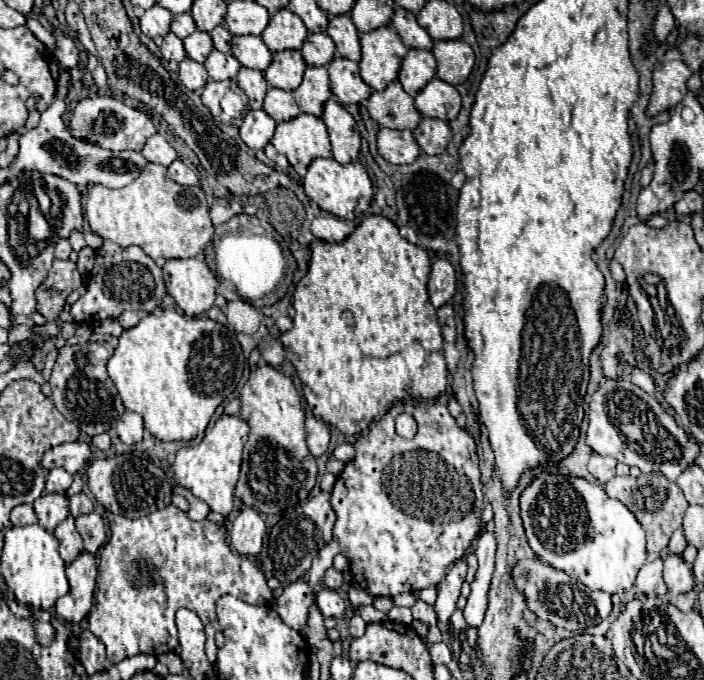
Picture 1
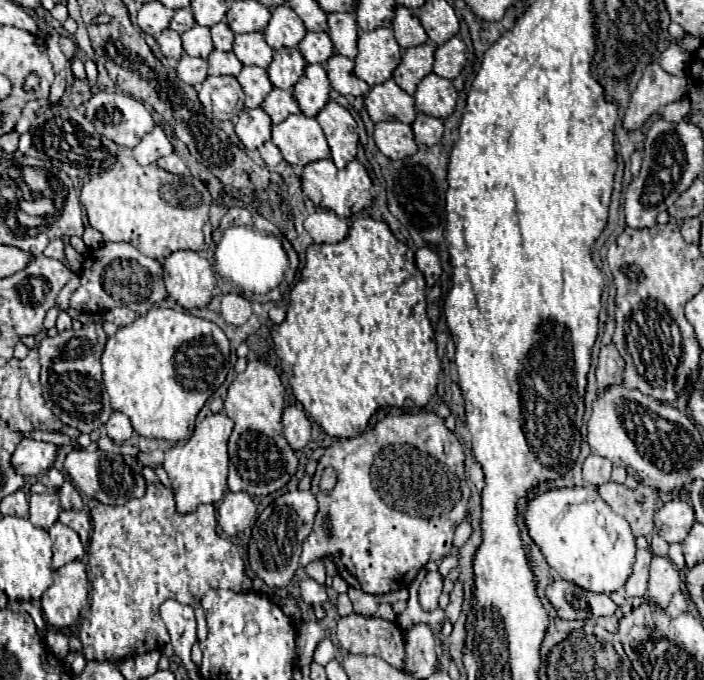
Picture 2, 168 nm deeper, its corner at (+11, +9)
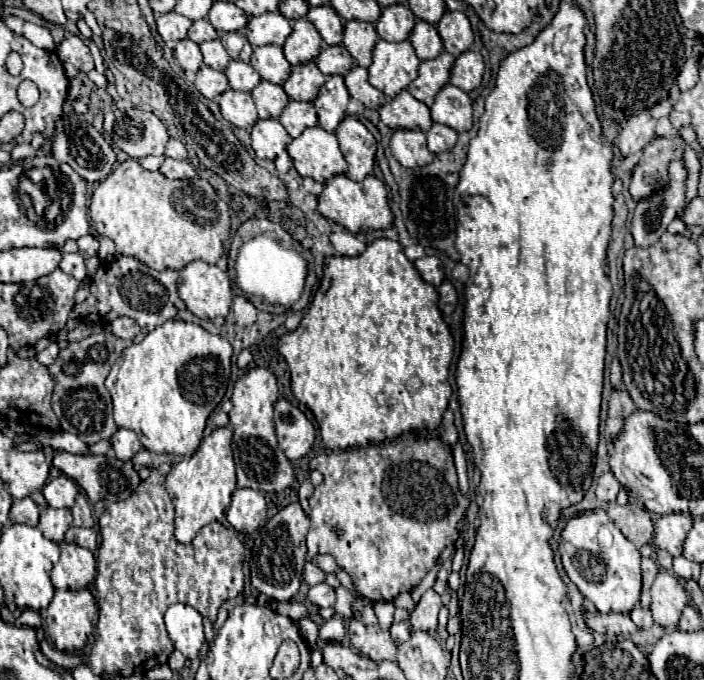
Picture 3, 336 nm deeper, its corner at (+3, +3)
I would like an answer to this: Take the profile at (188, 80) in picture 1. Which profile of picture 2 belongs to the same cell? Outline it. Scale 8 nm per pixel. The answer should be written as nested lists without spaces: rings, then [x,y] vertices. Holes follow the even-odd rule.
[[[182,54],[178,66],[176,66],[176,76],[186,82],[186,84],[200,84],[208,76],[208,64],[202,58],[192,58],[188,54]]]

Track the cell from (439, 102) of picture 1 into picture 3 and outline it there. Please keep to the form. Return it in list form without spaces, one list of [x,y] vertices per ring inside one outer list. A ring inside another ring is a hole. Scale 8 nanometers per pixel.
[[[446,84],[432,104],[432,120],[438,124],[446,124],[454,128],[456,132],[466,132],[472,128],[472,102],[470,96],[452,86]]]

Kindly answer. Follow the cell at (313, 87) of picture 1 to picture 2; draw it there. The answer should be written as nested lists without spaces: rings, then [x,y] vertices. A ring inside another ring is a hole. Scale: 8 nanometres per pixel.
[[[308,64],[300,80],[294,84],[294,98],[306,116],[316,116],[324,108],[324,102],[330,100],[330,90],[332,86],[324,66]]]

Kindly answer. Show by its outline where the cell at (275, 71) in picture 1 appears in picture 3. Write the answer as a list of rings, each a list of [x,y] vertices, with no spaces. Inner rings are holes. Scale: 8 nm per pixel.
[[[308,62],[308,64],[300,64],[292,68],[292,74],[286,80],[284,90],[292,100],[312,102],[316,100],[318,90],[324,82],[326,82],[326,76],[318,70],[314,62]]]

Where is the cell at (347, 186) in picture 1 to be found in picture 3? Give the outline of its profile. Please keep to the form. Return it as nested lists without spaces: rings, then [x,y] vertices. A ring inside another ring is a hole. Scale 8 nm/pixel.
[[[344,174],[334,176],[324,184],[324,192],[318,196],[318,212],[326,218],[332,220],[352,234],[358,232],[368,232],[368,230],[386,230],[394,222],[394,214],[388,206],[388,192],[382,180],[376,176],[368,176],[362,182],[348,180]]]

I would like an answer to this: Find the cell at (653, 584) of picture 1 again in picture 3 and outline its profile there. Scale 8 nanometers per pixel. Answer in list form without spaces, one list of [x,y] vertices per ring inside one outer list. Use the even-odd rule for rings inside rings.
[[[644,558],[640,568],[642,568],[642,598],[640,598],[640,602],[642,602],[642,608],[648,608],[650,606],[650,586],[654,582],[656,574],[660,572],[660,566],[652,558]]]

